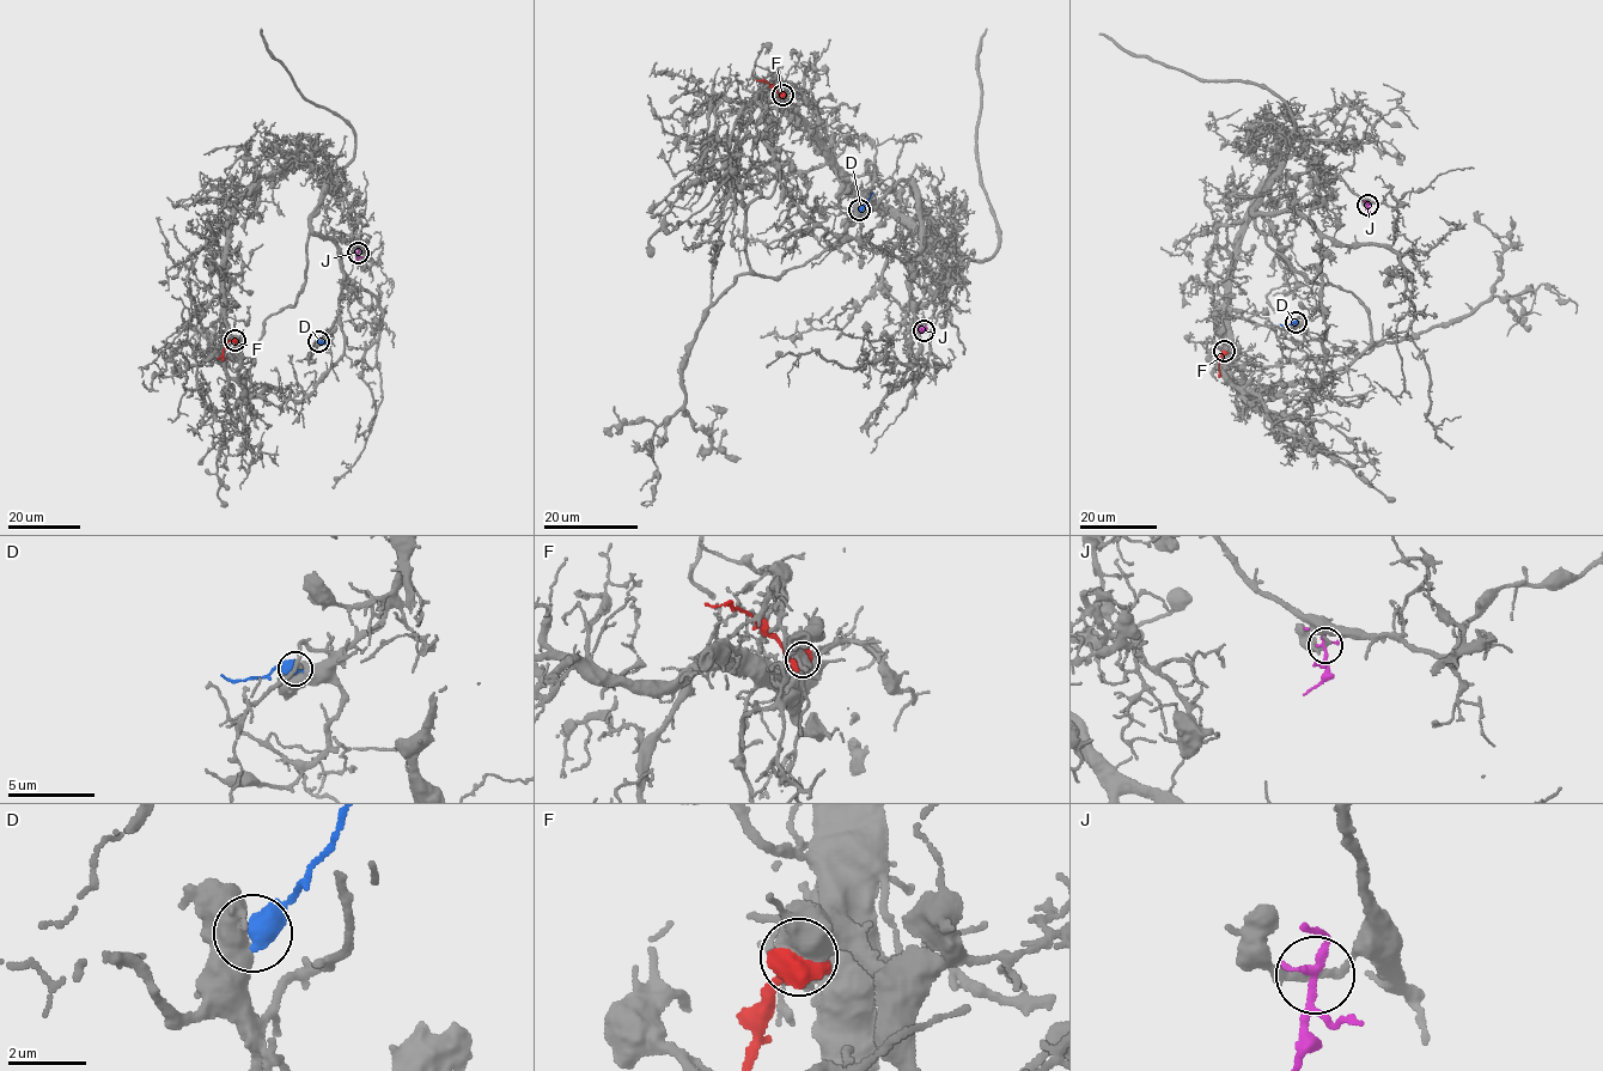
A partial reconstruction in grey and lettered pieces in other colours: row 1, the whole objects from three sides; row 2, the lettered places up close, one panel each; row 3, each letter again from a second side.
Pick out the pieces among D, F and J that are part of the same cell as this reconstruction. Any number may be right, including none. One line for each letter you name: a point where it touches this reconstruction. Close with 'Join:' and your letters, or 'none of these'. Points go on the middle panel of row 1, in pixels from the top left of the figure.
D: Touches grey at (859, 210)
Join: D

